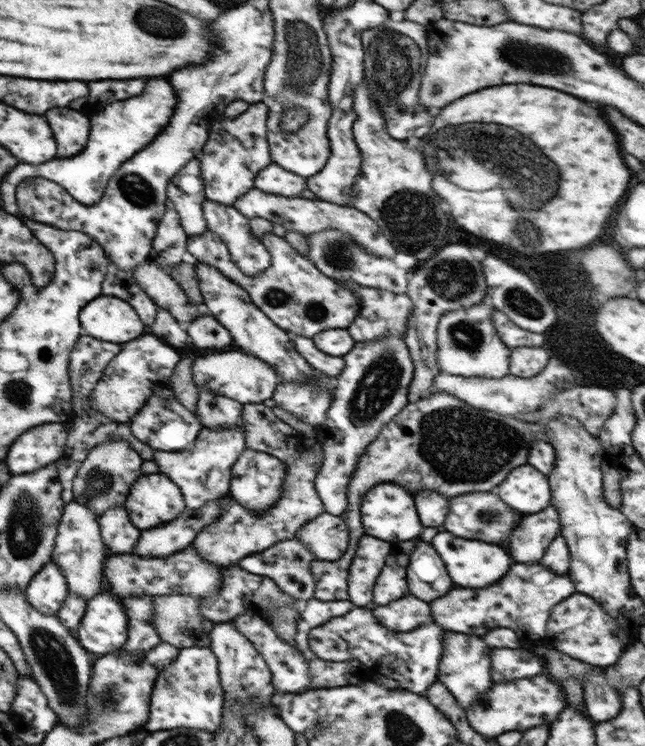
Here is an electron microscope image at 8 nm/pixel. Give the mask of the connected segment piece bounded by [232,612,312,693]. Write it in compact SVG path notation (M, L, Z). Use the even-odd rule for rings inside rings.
M246 612L246 614L240 614L240 616L236 617L236 619L232 620L233 624L235 624L238 631L252 641L256 650L268 665L274 690L282 693L300 693L310 686L312 675L308 671L308 661L304 659L304 655L298 648L290 647L288 641L284 641L278 633L274 633L274 629L267 624L262 616L250 616Z

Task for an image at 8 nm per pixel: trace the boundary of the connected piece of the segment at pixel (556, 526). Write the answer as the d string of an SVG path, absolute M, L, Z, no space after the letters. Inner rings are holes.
M548 505L544 510L537 513L526 515L522 518L522 522L514 528L512 536L510 536L510 556L518 563L536 563L540 560L548 545L560 534L561 524L556 507Z

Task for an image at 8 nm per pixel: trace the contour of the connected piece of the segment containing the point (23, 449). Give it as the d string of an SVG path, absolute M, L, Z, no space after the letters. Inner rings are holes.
M44 423L14 442L9 470L13 475L24 475L48 467L64 456L69 436L63 423Z

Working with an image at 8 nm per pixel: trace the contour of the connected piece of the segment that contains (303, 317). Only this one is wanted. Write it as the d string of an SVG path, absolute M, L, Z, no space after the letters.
M210 229L200 235L189 237L186 249L190 251L190 255L194 256L195 262L202 261L206 265L216 267L216 270L222 272L222 275L248 291L252 302L276 326L288 333L313 338L324 330L346 329L358 318L360 303L352 289L336 283L333 278L320 272L309 257L302 255L302 252L288 243L285 237L266 232L264 235L260 235L259 240L269 250L271 260L268 269L258 276L248 276L242 270L235 268L228 245Z

